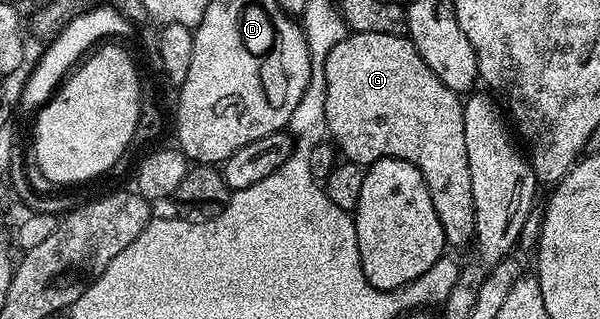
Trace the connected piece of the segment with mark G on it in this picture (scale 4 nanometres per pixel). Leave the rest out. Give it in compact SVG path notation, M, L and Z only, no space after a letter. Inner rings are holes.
M355 33L347 35L343 41L336 43L336 47L332 47L332 51L328 51L328 59L324 63L324 83L328 87L328 95L324 95L326 132L339 154L347 162L363 167L369 167L375 161L385 157L395 157L396 159L404 159L408 163L412 163L412 167L416 167L416 171L420 171L420 175L428 187L428 195L432 195L432 207L436 207L436 219L440 219L440 227L444 227L447 246L469 246L474 240L474 209L472 171L468 171L468 146L464 143L464 111L462 110L464 101L459 94L454 93L448 87L444 87L444 83L440 83L440 79L436 79L436 75L432 75L428 63L424 63L424 59L420 59L420 55L416 51L414 44L410 42L409 36L397 37L396 35L384 35L383 33Z

